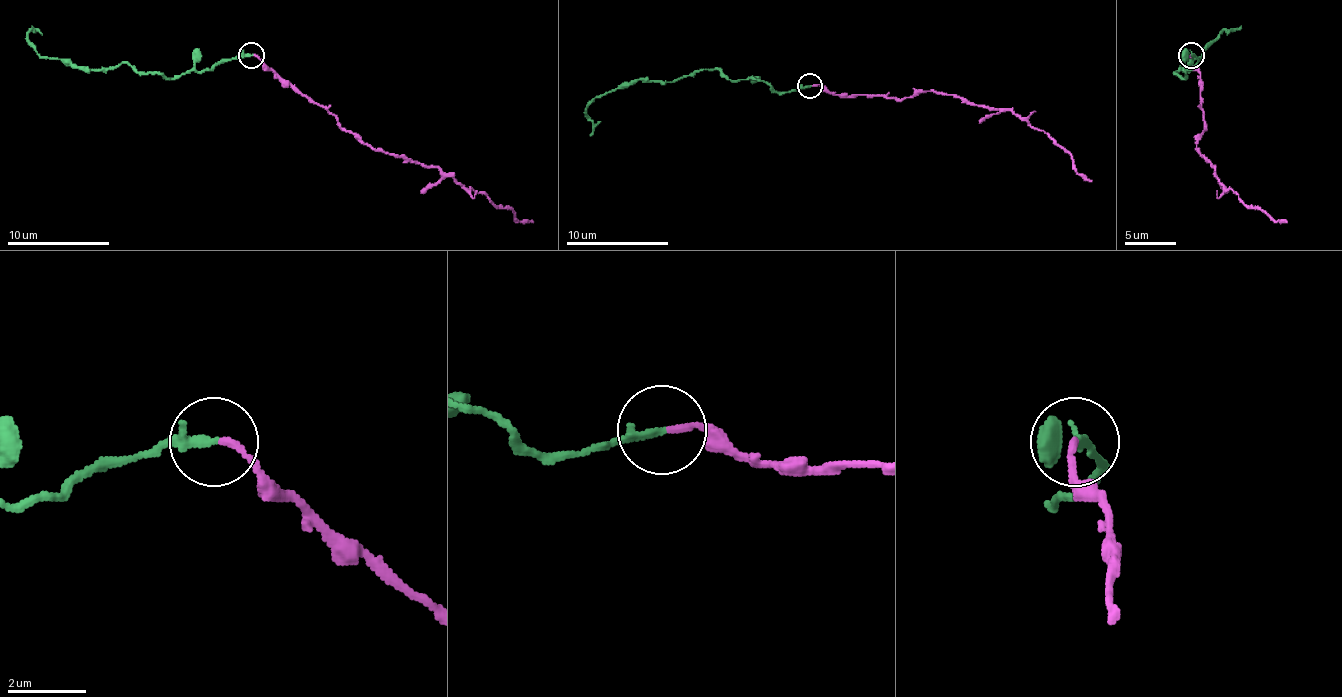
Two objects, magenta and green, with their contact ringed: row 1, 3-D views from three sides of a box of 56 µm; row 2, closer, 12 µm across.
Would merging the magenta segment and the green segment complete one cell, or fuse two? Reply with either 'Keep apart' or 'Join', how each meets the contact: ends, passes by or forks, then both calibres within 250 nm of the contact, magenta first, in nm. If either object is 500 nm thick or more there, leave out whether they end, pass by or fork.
Keep apart. At the ring magenta ends. At the ring green ends. Thickness 150 nm (magenta) against 220 nm

